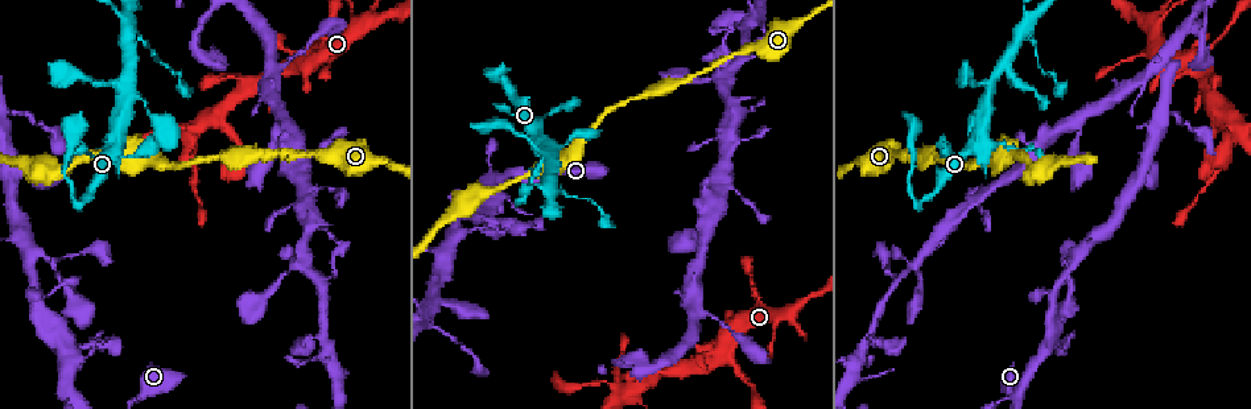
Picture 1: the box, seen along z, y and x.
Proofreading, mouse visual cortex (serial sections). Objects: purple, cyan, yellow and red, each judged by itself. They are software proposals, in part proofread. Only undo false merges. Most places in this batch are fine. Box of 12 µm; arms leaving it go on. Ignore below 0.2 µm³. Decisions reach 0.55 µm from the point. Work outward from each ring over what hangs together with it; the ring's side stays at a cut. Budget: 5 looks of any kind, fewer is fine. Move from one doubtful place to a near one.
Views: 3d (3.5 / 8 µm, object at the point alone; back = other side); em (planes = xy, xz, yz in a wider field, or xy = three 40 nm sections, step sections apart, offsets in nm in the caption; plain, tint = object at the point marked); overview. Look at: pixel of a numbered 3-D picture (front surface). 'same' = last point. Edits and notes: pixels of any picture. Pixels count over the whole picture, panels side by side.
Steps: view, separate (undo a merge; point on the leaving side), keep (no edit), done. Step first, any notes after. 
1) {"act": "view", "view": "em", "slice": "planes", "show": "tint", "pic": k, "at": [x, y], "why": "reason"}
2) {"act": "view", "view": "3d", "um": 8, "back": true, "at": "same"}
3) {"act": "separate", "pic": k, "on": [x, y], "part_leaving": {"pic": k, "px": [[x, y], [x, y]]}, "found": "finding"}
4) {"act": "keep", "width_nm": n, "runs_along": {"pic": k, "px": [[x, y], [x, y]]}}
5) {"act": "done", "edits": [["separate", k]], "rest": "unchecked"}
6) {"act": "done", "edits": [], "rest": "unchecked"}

{"act": "view", "view": "3d", "um": 8, "pic": 1, "at": [28, 262], "why": "sudden change in width"}

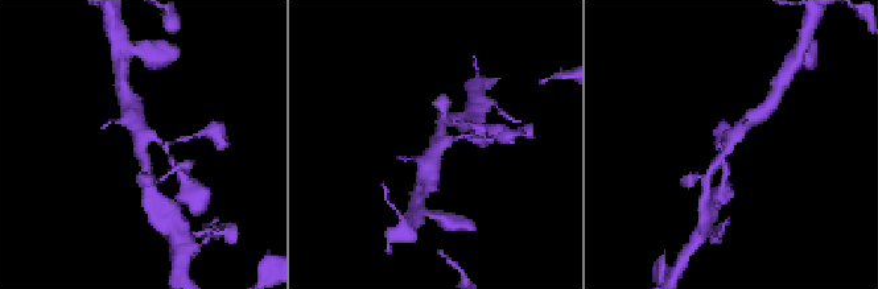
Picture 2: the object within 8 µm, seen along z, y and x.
{"act": "view", "view": "em", "slice": "planes", "show": "tint", "pic": 2, "at": [732, 145], "arms": 3, "arm_widths_nm": [150, 250, 400], "why": "shape alone is not enough"}

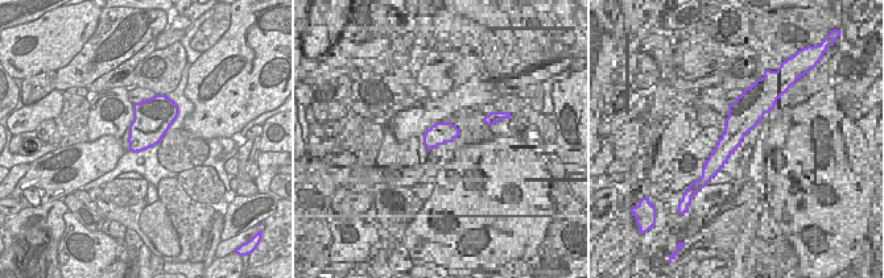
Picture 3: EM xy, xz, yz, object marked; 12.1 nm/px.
{"act": "keep", "runs_along": {"pic": 2, "px": [[709, 176], [737, 132], [755, 116]]}, "found": "one cell here"}

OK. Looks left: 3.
{"act": "view", "view": "3d", "um": 3.5, "pic": 1, "at": [553, 184], "why": "side arm on a straight run"}

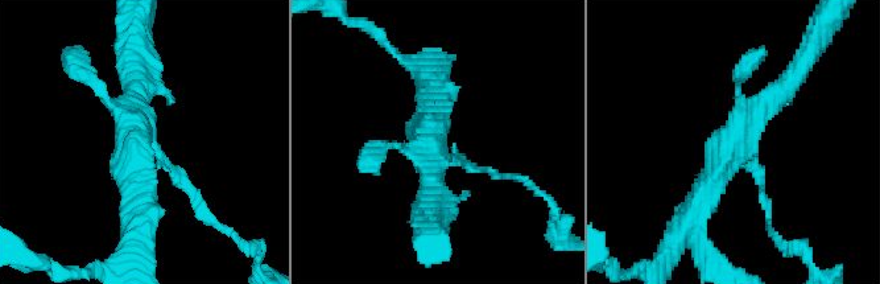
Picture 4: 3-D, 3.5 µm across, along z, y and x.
{"act": "view", "view": "em", "slice": "xy", "step": 1, "show": "tint", "pic": 4, "at": [731, 144]}

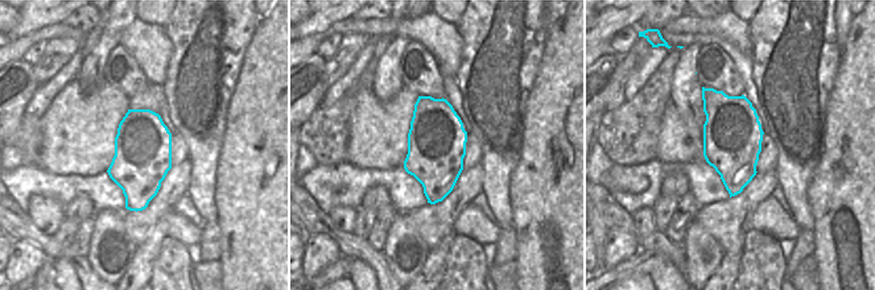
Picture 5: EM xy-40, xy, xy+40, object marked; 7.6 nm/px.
{"act": "view", "view": "em", "slice": "xy", "step": 5, "show": "tint", "at": "same", "why": "another direction"}

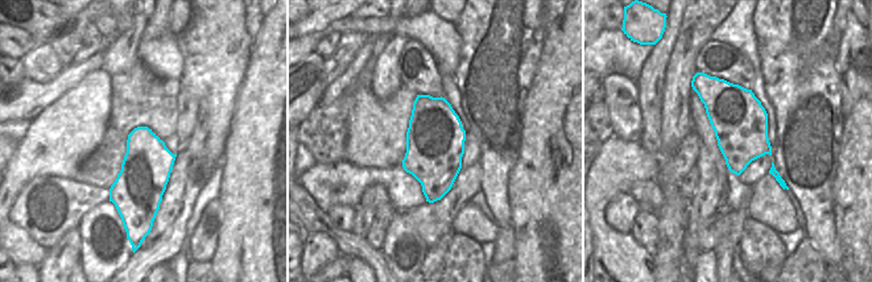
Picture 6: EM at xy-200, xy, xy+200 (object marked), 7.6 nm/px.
{"act": "keep", "found": "all the same cell"}

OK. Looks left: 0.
{"act": "done", "edits": [], "rest": "unchecked"}

